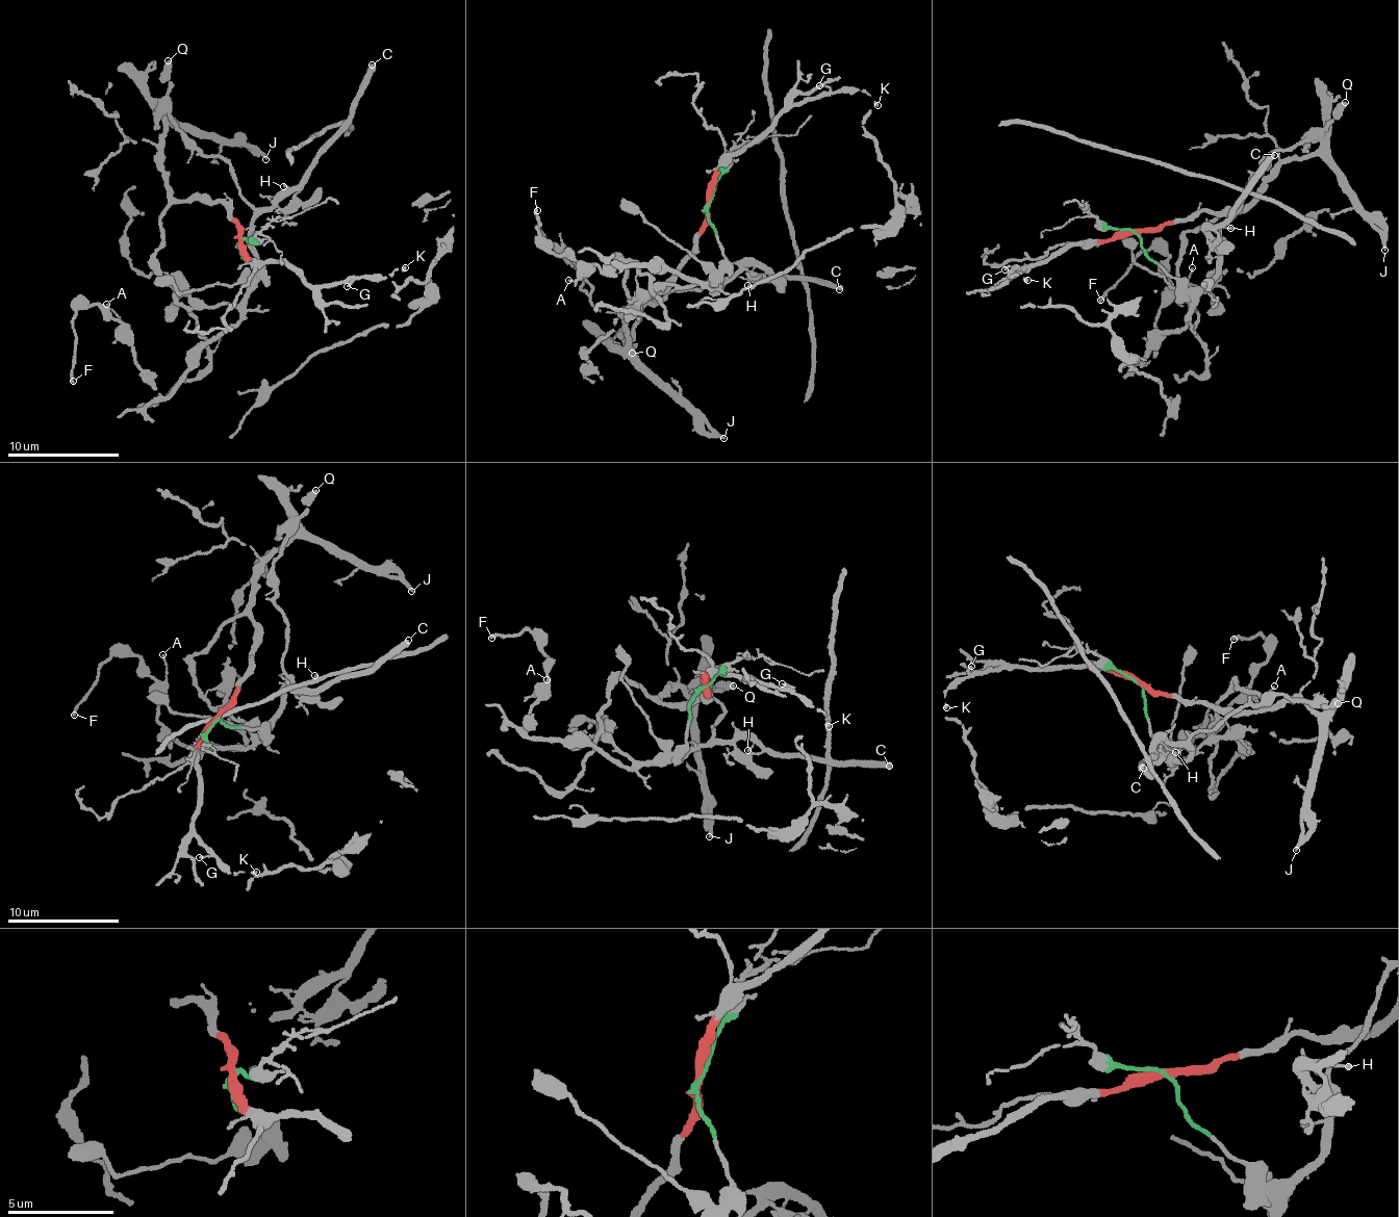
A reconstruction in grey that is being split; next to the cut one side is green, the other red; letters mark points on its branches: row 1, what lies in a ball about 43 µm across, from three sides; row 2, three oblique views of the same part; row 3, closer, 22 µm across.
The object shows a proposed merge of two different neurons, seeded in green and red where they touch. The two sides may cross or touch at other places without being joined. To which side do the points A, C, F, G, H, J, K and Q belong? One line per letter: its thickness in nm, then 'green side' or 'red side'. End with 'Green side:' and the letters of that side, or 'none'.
A: calibre 120 nm; green side
C: calibre 400 nm; green side
F: calibre 220 nm; green side
G: calibre 140 nm; red side
H: calibre 130 nm; green side
J: calibre 240 nm; red side
K: calibre 170 nm; red side
Q: calibre 440 nm; green side
Green side: A, C, F, H, Q

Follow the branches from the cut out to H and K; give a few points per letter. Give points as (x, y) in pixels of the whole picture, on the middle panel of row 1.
H: (707, 202), (707, 216), (722, 251), (719, 284), (714, 292), (747, 265), (753, 268), (747, 286)
K: (708, 201), (708, 185), (713, 178), (782, 112), (828, 92), (858, 88), (869, 95), (878, 106)

